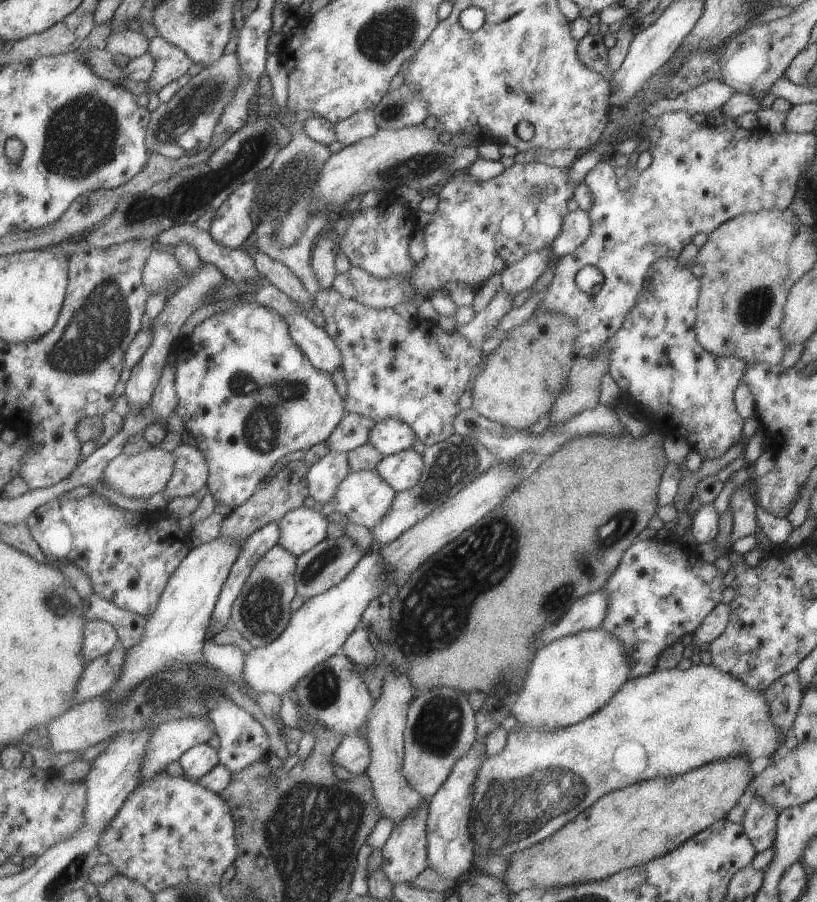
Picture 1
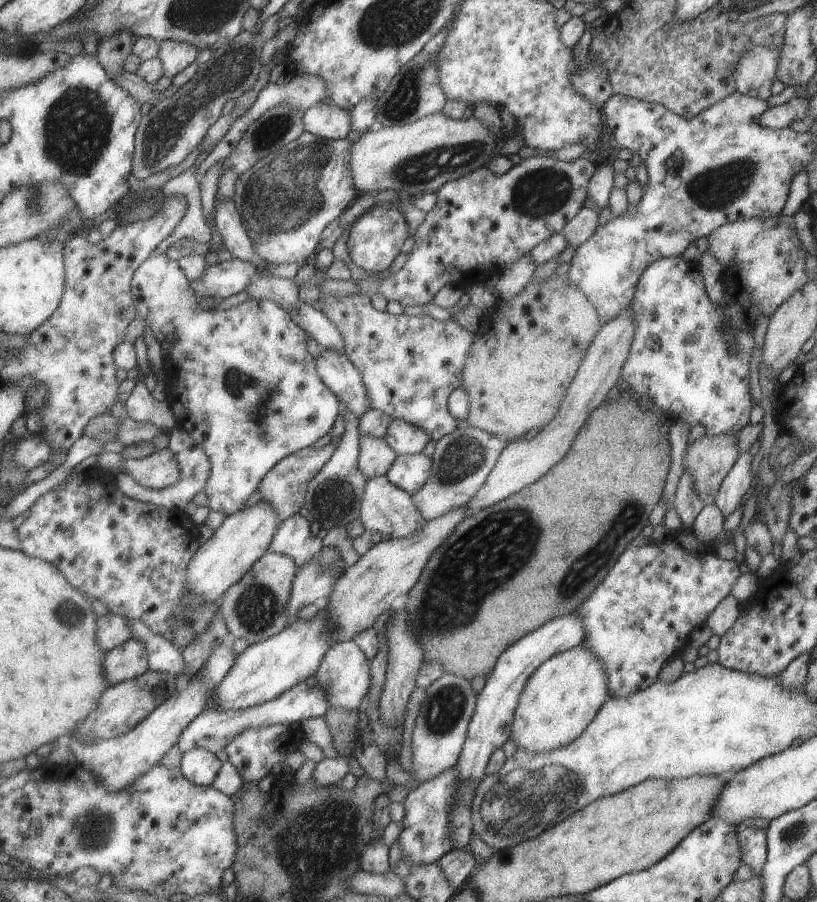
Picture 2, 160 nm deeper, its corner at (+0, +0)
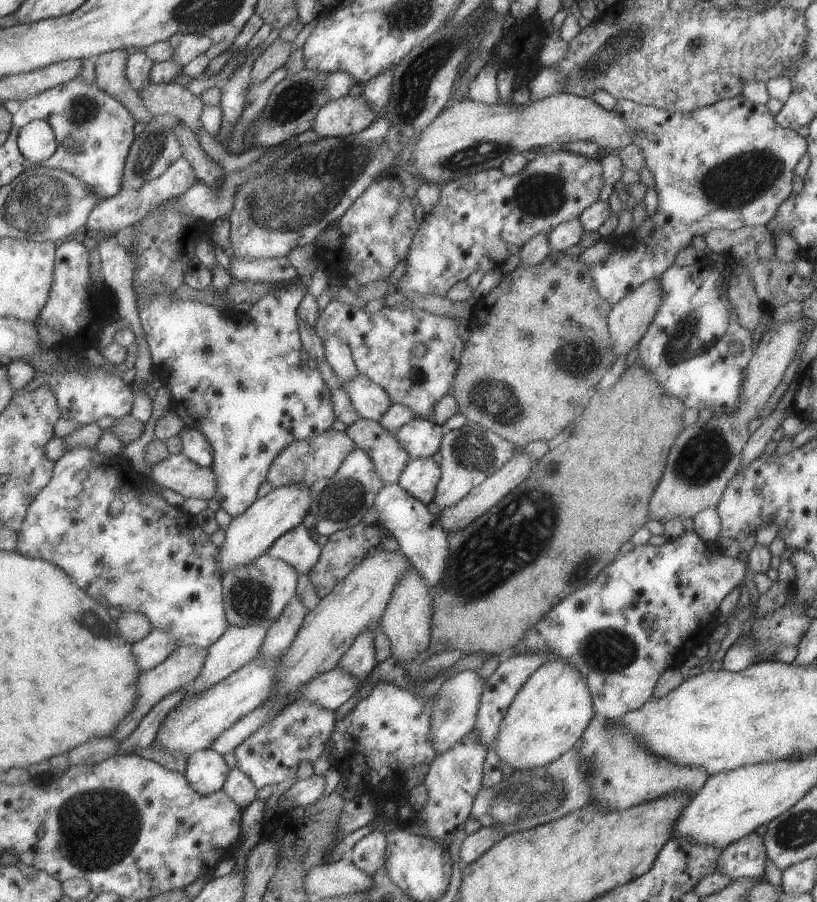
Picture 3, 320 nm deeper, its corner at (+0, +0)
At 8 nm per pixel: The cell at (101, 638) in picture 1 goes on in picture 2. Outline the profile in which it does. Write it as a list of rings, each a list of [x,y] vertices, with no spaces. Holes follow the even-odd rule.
[[[108,613],[98,617],[95,620],[95,638],[97,638],[97,646],[106,651],[111,650],[115,646],[122,644],[125,640],[131,639],[131,630],[127,626],[127,620],[124,617]]]

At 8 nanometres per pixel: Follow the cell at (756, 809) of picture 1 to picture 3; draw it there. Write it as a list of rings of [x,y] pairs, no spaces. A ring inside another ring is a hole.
[[[753,831],[721,849],[713,871],[731,880],[743,877],[760,880],[764,878],[766,860],[763,839]]]

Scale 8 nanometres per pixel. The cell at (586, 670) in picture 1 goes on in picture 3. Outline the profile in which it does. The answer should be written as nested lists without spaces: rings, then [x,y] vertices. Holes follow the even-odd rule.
[[[560,660],[539,665],[527,677],[510,700],[491,744],[502,766],[527,771],[557,760],[572,748],[594,715],[585,681],[576,668]]]

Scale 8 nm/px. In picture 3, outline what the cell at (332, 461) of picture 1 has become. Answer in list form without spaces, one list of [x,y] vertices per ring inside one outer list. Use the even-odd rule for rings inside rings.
[[[360,448],[353,449],[332,477],[315,480],[310,486],[309,513],[316,518],[312,532],[328,537],[332,532],[355,526],[367,508],[374,504],[375,495],[383,485],[366,452]]]

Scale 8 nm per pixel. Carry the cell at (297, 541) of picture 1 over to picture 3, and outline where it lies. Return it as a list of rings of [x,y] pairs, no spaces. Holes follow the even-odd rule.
[[[302,524],[296,526],[270,544],[267,556],[285,561],[298,575],[308,573],[320,555],[320,546],[311,540],[311,535],[311,530],[306,530]]]

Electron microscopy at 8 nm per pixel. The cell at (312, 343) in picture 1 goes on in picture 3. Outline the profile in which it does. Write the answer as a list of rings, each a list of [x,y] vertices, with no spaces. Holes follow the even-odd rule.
[[[358,374],[352,381],[341,384],[353,408],[364,419],[378,422],[392,405],[385,390],[366,376]]]

